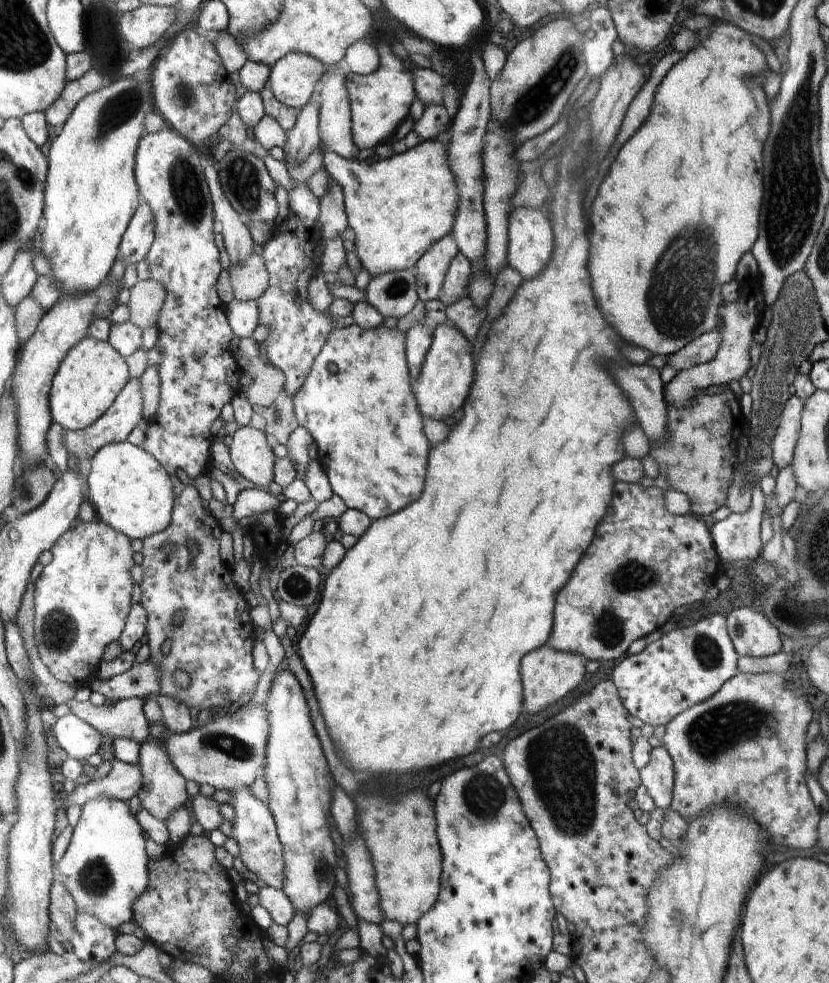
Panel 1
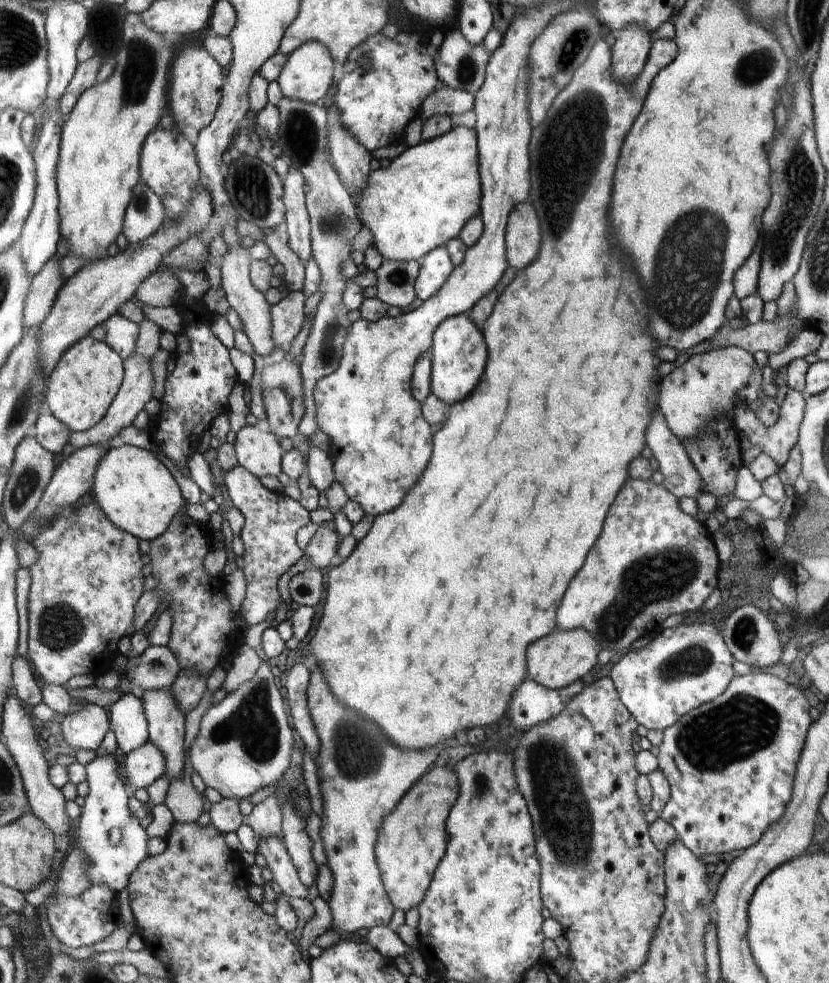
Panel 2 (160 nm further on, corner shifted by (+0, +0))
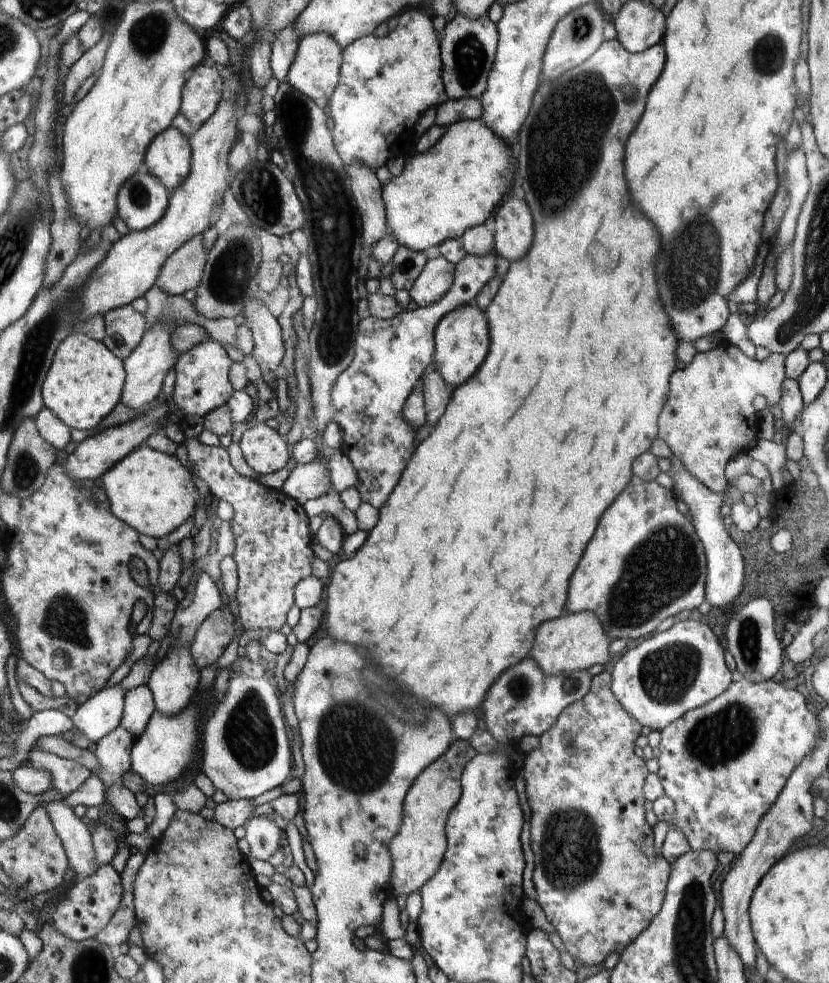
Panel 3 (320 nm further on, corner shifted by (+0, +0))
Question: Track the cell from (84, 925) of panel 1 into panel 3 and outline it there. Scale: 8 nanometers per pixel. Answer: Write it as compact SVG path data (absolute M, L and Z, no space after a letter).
M110 863L103 864L94 874L76 880L72 889L57 896L53 901L56 904L56 911L48 913L48 919L61 935L75 941L83 941L95 937L98 932L106 928L120 906L122 895L120 874Z

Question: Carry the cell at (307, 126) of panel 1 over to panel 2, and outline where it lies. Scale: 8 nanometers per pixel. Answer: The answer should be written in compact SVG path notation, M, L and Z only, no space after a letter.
M292 167L284 180L288 245L305 267L312 254L309 214L305 205L305 182L302 174Z

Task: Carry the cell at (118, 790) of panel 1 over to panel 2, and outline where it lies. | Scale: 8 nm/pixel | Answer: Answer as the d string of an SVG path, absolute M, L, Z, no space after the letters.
M146 741L140 748L130 751L126 754L128 790L132 792L137 788L148 788L167 772L165 766L165 756L152 741Z

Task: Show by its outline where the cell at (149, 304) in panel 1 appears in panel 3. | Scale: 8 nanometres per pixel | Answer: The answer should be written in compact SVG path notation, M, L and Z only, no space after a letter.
M195 234L166 259L156 279L156 287L171 295L183 295L186 290L197 288L208 259L202 235Z

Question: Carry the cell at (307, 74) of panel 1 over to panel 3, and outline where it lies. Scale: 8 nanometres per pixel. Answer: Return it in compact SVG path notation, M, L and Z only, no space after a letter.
M317 32L304 35L297 44L294 62L287 72L285 80L313 101L318 100L318 104L322 104L322 108L326 108L324 104L332 98L334 91L339 86L338 76L341 76L340 64L342 63L342 47L329 34Z

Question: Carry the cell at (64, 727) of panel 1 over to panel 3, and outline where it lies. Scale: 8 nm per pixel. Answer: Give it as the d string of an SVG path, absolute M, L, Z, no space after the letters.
M120 683L108 685L102 692L88 697L71 719L82 734L85 734L91 742L97 743L121 724L124 701L125 690L122 685Z

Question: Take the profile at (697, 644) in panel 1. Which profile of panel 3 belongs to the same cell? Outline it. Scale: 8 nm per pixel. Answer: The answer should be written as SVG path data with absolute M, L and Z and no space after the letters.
M694 619L678 621L668 630L654 632L650 638L644 639L641 644L620 656L612 668L611 691L626 712L642 726L648 726L652 731L661 731L688 711L720 696L733 683L732 674L724 661L724 651L718 637L708 625Z

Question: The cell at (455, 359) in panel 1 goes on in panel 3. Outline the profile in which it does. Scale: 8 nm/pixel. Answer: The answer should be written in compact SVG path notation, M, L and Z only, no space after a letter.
M476 302L462 305L441 318L436 325L434 333L435 351L433 362L436 370L442 378L454 389L464 384L470 374L474 374L480 364L484 362L488 354L488 344L490 344L489 326L486 314L480 310Z

